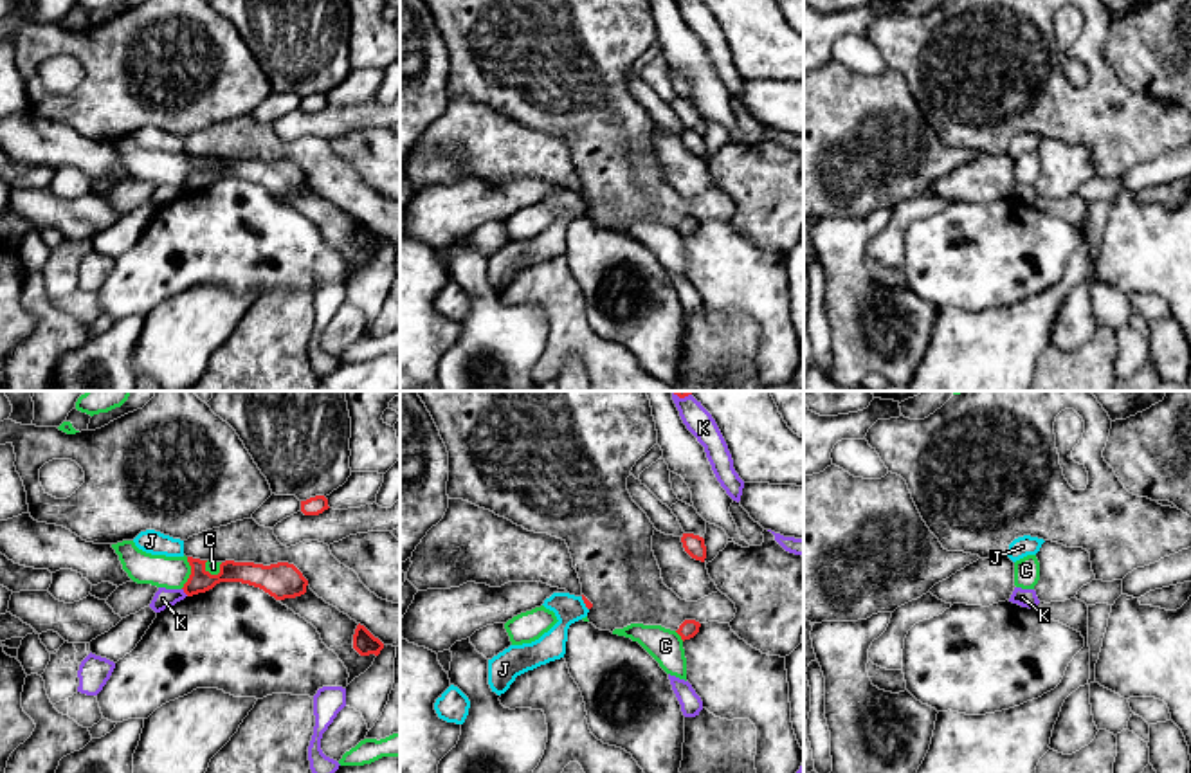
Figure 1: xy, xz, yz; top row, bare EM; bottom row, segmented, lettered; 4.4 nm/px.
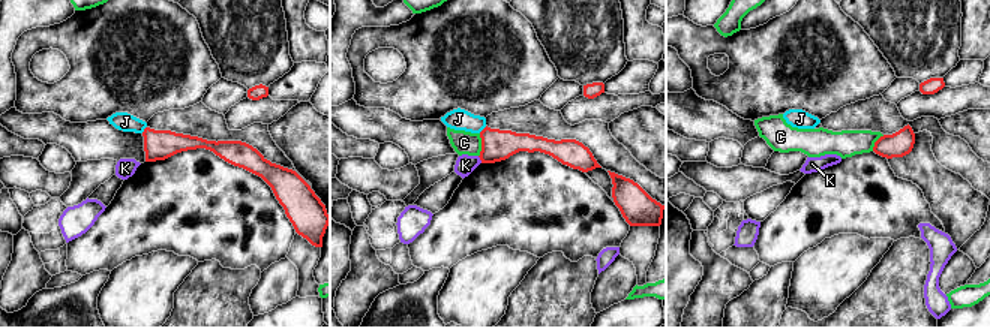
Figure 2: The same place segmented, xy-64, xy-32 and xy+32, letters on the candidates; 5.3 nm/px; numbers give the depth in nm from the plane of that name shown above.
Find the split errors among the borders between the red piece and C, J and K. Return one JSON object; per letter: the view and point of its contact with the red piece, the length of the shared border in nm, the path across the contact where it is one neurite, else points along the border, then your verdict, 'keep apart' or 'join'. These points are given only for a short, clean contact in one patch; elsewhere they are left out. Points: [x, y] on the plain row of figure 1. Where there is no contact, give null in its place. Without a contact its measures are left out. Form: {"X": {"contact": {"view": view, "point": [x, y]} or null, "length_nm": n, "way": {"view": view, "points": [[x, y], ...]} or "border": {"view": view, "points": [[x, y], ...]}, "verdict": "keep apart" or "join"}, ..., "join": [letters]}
{"C": {"contact": {"view": "xy", "point": [191, 170]}, "length_nm": 150, "verdict": "keep apart"}, "J": {"contact": {"view": "xz", "point": [584, 199]}, "length_nm": 70, "border": {"view": "xz", "points": [[581, 193], [588, 206]]}, "verdict": "keep apart"}, "K": {"contact": {"view": "xy", "point": [184, 188]}, "length_nm": 50, "verdict": "keep apart"}, "join": []}

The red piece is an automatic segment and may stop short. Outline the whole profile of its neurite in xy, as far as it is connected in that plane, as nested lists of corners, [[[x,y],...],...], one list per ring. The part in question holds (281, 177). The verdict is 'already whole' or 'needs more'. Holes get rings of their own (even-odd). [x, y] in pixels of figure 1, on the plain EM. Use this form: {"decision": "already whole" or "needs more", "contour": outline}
{"decision": "already whole", "contour": [[[187,153],[191,171],[184,180],[187,193],[205,189],[220,178],[241,178],[263,186],[276,196],[295,195],[306,189],[308,177],[288,159],[270,162],[254,159],[225,157],[220,160],[220,169],[211,171],[205,166],[207,157]]]}

